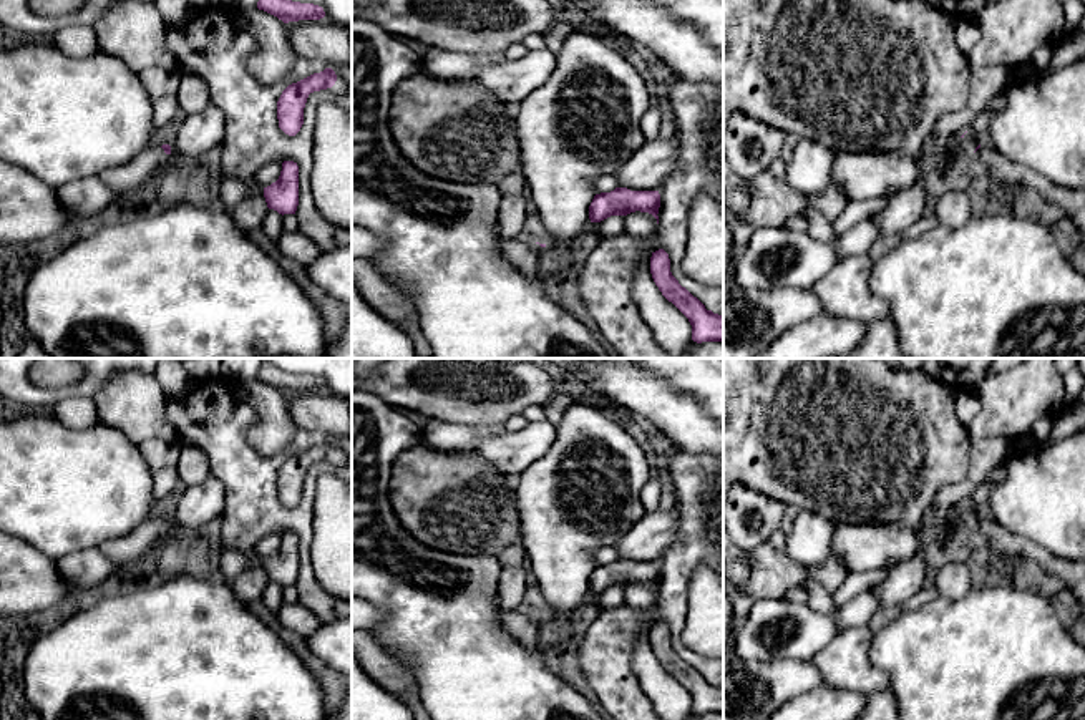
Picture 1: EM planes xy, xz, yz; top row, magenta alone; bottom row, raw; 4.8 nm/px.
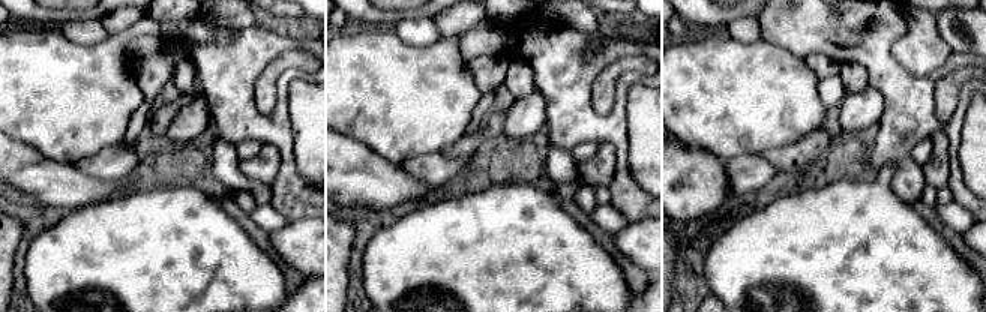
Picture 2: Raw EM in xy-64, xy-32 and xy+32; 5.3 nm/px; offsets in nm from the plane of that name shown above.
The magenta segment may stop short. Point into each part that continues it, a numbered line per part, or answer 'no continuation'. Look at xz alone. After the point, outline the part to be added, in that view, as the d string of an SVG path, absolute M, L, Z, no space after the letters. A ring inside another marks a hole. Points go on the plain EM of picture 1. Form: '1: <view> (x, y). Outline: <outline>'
1: xz (523, 626). Outline: M524 609L499 614L501 627L526 649L538 647L538 632L544 619Z

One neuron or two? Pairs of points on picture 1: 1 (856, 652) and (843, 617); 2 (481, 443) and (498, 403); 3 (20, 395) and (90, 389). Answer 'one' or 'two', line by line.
1: two
2: two
3: one

